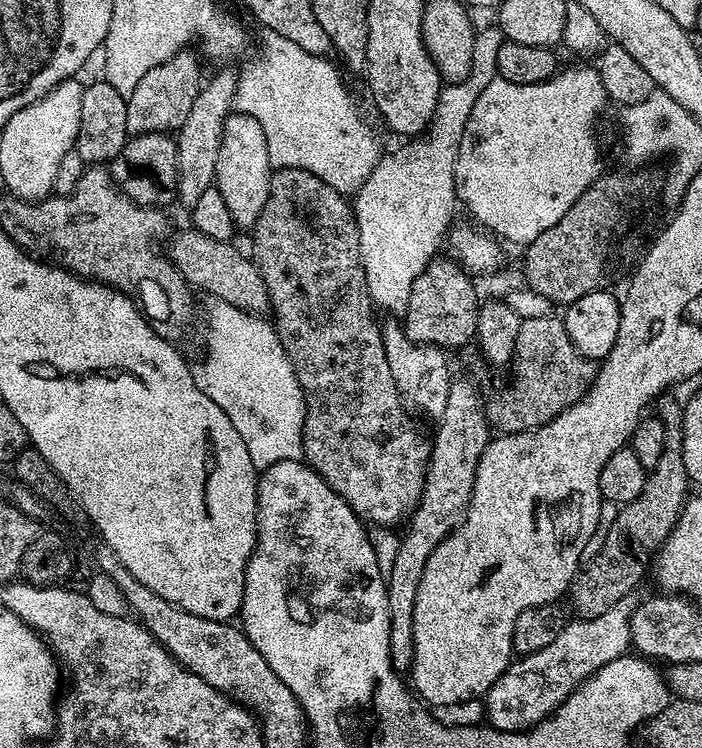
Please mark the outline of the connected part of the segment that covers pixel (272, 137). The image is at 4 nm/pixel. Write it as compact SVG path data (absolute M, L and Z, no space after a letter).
M268 32L264 36L260 46L262 54L258 58L258 70L250 70L246 76L239 77L234 102L243 115L254 117L259 122L266 138L269 165L275 169L306 169L345 194L359 191L376 168L382 152L375 134L356 113L337 70L324 56L310 54L282 35Z

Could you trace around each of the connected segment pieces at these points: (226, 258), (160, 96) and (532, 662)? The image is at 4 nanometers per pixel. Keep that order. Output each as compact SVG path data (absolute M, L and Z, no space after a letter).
M191 226L185 228L185 232L178 233L169 242L168 248L166 244L168 259L183 274L184 279L193 287L205 288L206 291L213 292L213 297L224 300L227 304L236 304L246 312L267 313L270 308L268 291L260 269L256 267L255 259L247 255L244 257L235 248L235 243L215 240Z
M181 50L176 56L160 66L154 67L143 75L142 80L134 87L134 92L127 98L126 126L132 136L141 136L151 132L175 133L186 122L194 98L198 98L202 87L200 64L190 54Z
M621 602L598 617L588 619L569 619L564 629L542 650L532 652L529 656L517 659L508 665L508 669L490 686L482 705L488 711L487 723L503 732L522 732L541 724L552 715L571 692L588 677L593 676L606 662L625 655L629 651L630 608Z

